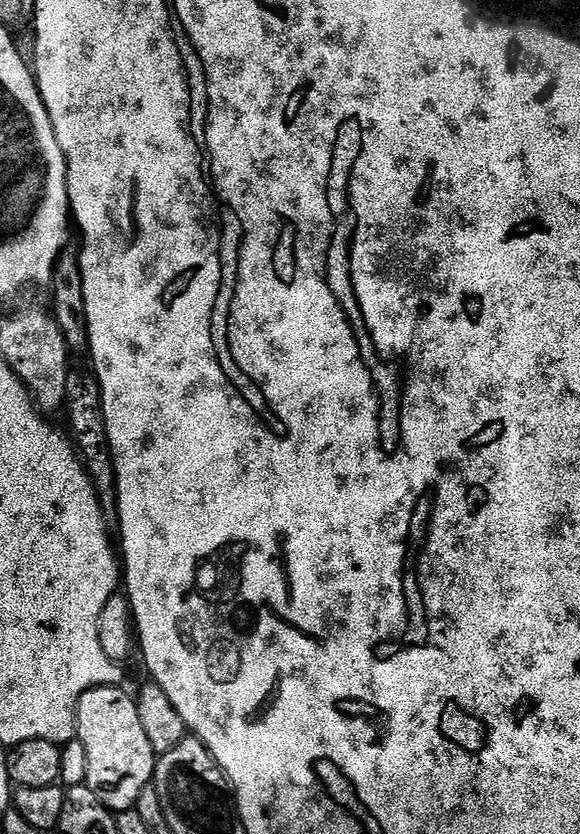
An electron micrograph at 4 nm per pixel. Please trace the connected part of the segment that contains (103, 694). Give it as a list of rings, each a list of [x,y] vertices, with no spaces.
[[[123,687],[91,688],[80,696],[76,703],[76,735],[86,746],[87,786],[98,794],[98,798],[113,812],[124,812],[127,808],[135,808],[144,788],[153,783],[156,774],[158,753],[150,746],[150,738],[142,726],[142,718],[138,714],[135,699],[123,692]]]

